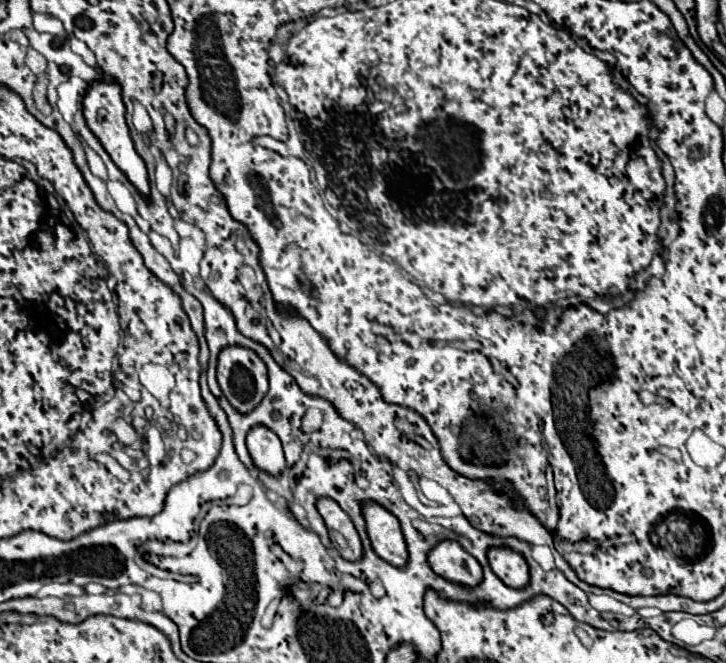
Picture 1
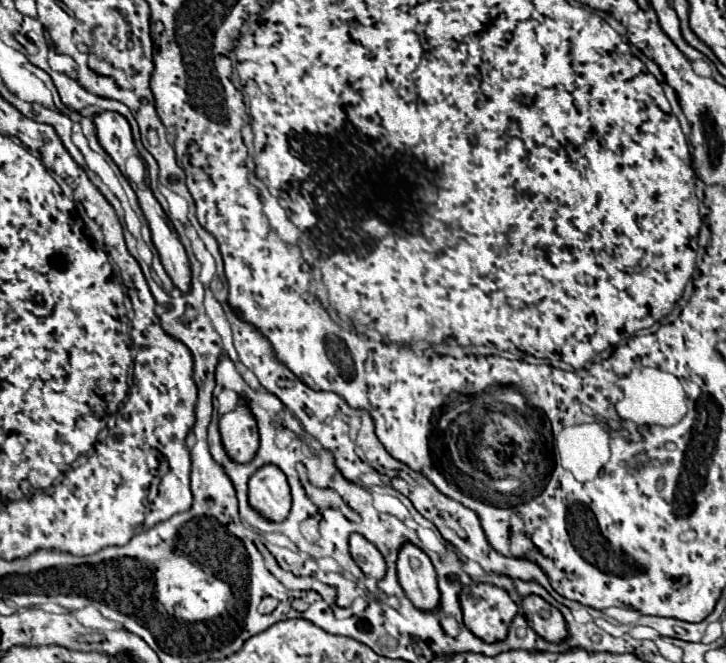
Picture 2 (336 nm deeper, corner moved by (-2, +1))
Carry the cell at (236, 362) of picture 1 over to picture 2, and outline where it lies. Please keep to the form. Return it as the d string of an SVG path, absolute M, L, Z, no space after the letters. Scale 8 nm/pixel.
M245 399L239 407L219 419L219 433L227 455L235 463L249 463L259 449L259 433L255 417L251 415Z

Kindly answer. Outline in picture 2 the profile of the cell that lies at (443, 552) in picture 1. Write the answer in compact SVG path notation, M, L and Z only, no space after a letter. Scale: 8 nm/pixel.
M477 583L461 591L461 607L465 615L465 625L473 635L485 643L497 643L505 639L509 623L517 615L517 605L499 587Z

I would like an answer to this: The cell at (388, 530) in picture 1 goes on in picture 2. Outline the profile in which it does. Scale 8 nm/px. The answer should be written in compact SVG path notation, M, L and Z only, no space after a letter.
M403 545L397 559L397 575L403 591L411 603L421 611L435 611L439 607L437 573L431 559L415 545Z

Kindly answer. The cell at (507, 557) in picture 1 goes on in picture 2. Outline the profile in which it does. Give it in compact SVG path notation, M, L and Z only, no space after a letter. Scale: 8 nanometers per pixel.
M537 595L525 597L525 601L521 603L521 607L523 607L525 619L529 621L531 629L537 635L541 635L545 641L559 643L561 639L565 639L565 635L567 635L567 623L565 623L563 615L559 613L559 609L555 609L549 603L545 603Z

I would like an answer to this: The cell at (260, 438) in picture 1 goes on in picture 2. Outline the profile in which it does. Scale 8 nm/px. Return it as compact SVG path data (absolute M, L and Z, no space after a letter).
M265 465L249 479L249 505L269 521L285 521L291 493L285 475L275 465Z

